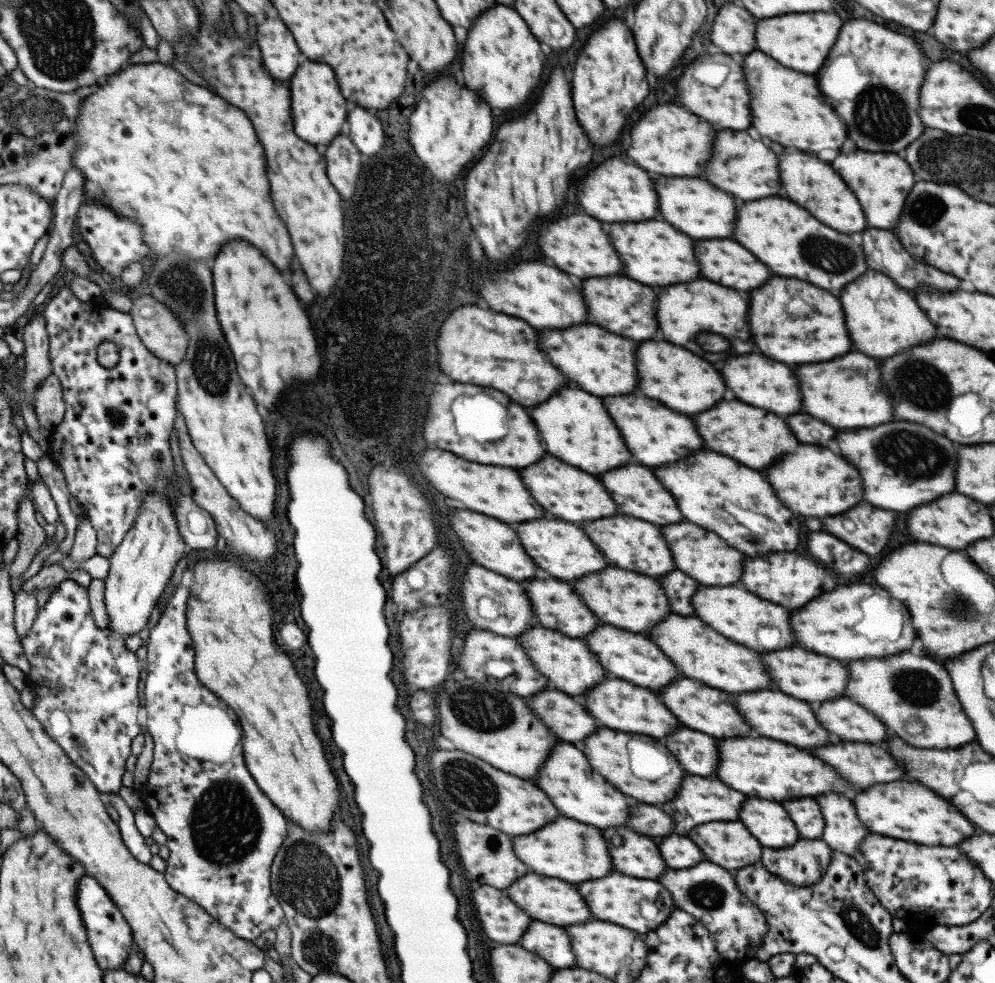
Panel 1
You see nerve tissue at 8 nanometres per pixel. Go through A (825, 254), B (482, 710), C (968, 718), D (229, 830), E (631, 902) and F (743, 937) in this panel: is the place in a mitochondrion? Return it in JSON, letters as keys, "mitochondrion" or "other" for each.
{"A":"mitochondrion","B":"mitochondrion","C":"other","D":"mitochondrion","E":"mitochondrion","F":"other"}

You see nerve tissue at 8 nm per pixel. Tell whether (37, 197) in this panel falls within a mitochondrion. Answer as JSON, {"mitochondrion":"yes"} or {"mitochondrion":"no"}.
{"mitochondrion":"no"}

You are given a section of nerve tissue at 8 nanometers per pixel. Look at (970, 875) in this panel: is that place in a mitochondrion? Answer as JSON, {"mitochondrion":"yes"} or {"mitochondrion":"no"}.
{"mitochondrion":"no"}

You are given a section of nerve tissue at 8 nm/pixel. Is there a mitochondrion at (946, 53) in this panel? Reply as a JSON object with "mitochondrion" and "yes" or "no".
{"mitochondrion":"no"}

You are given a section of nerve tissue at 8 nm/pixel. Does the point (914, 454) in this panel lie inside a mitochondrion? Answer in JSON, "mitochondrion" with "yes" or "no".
{"mitochondrion":"yes"}

